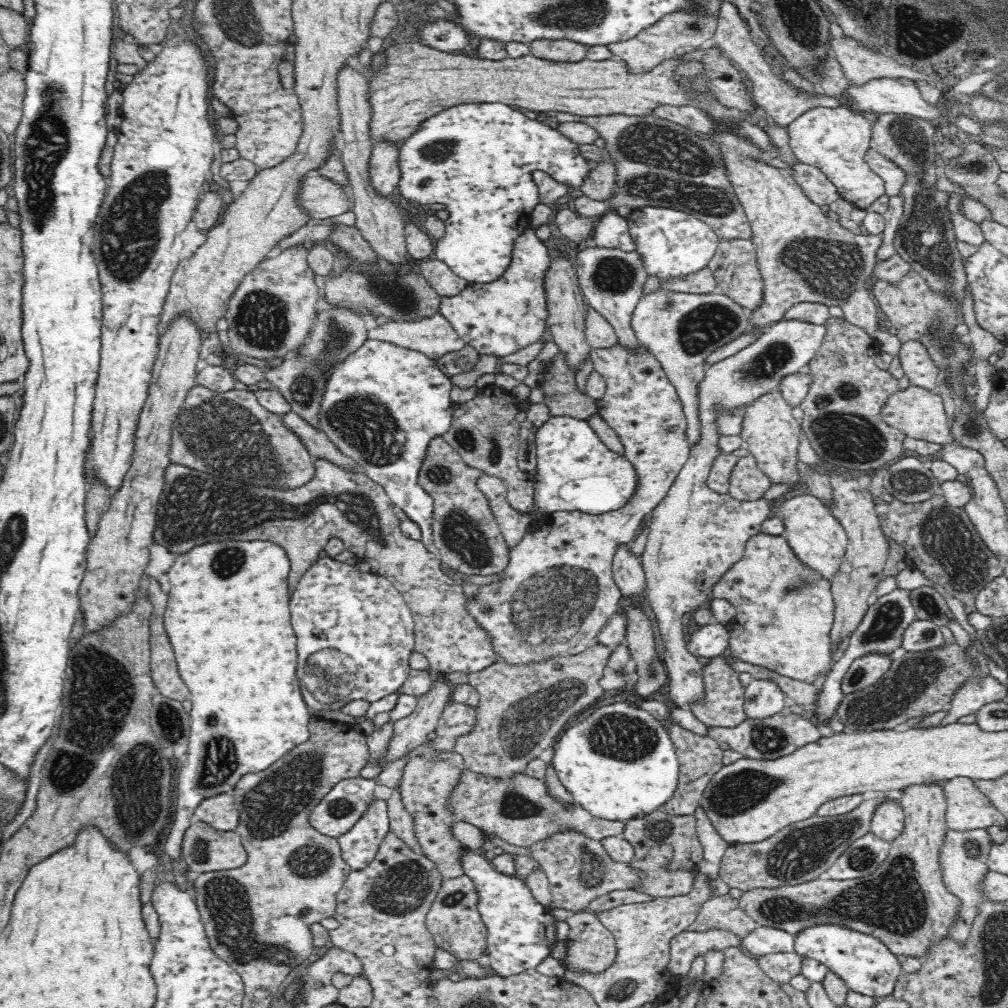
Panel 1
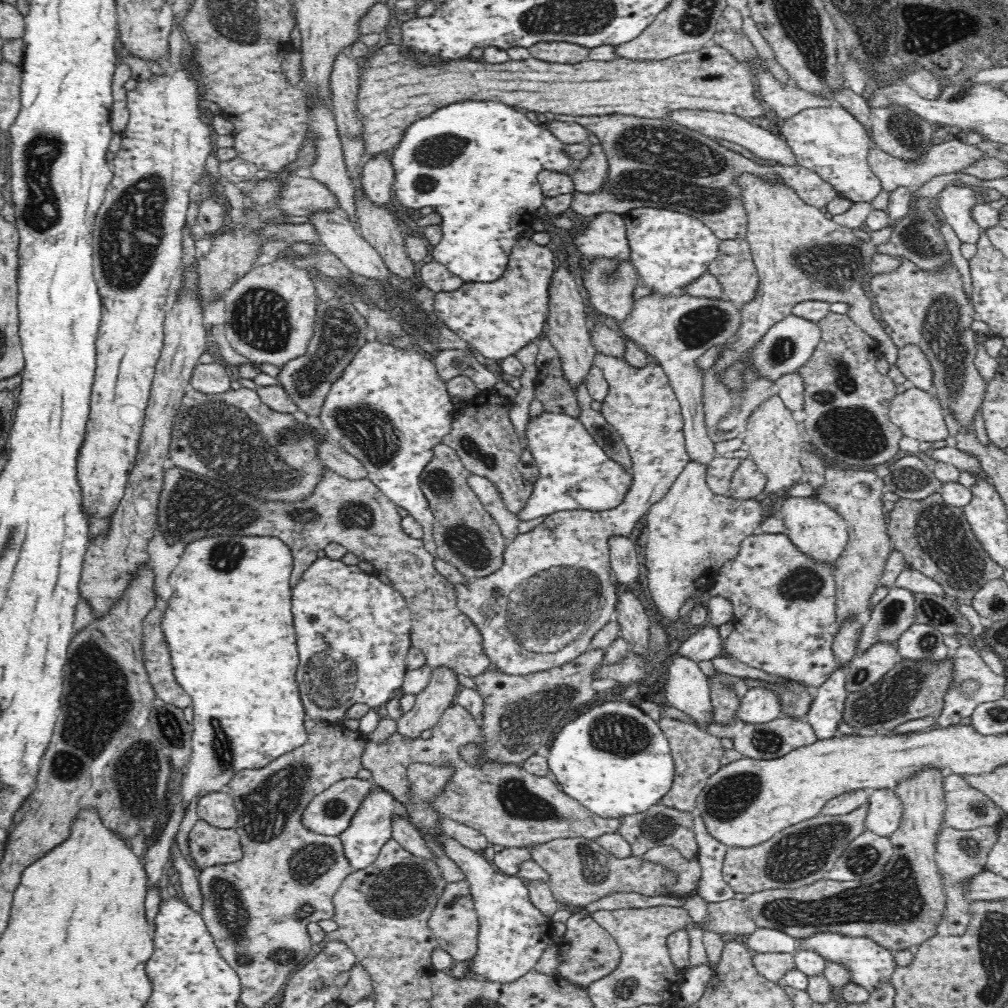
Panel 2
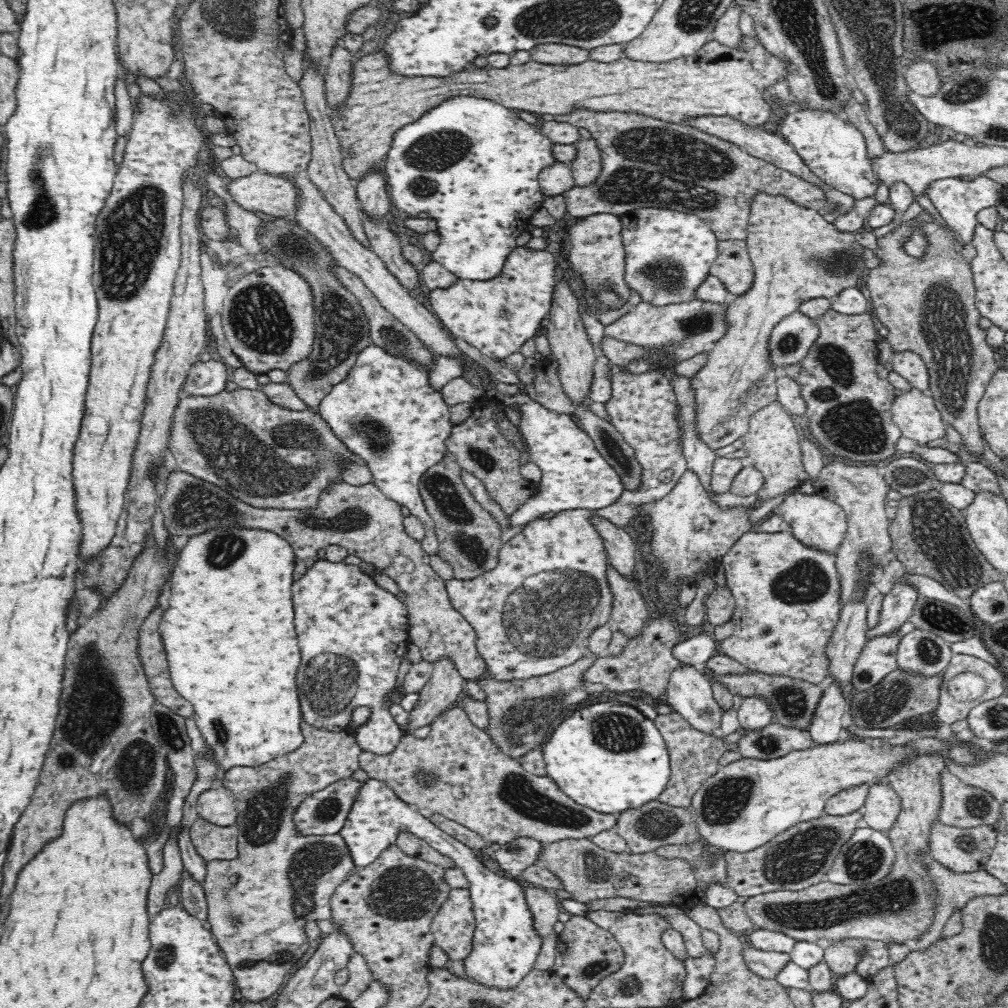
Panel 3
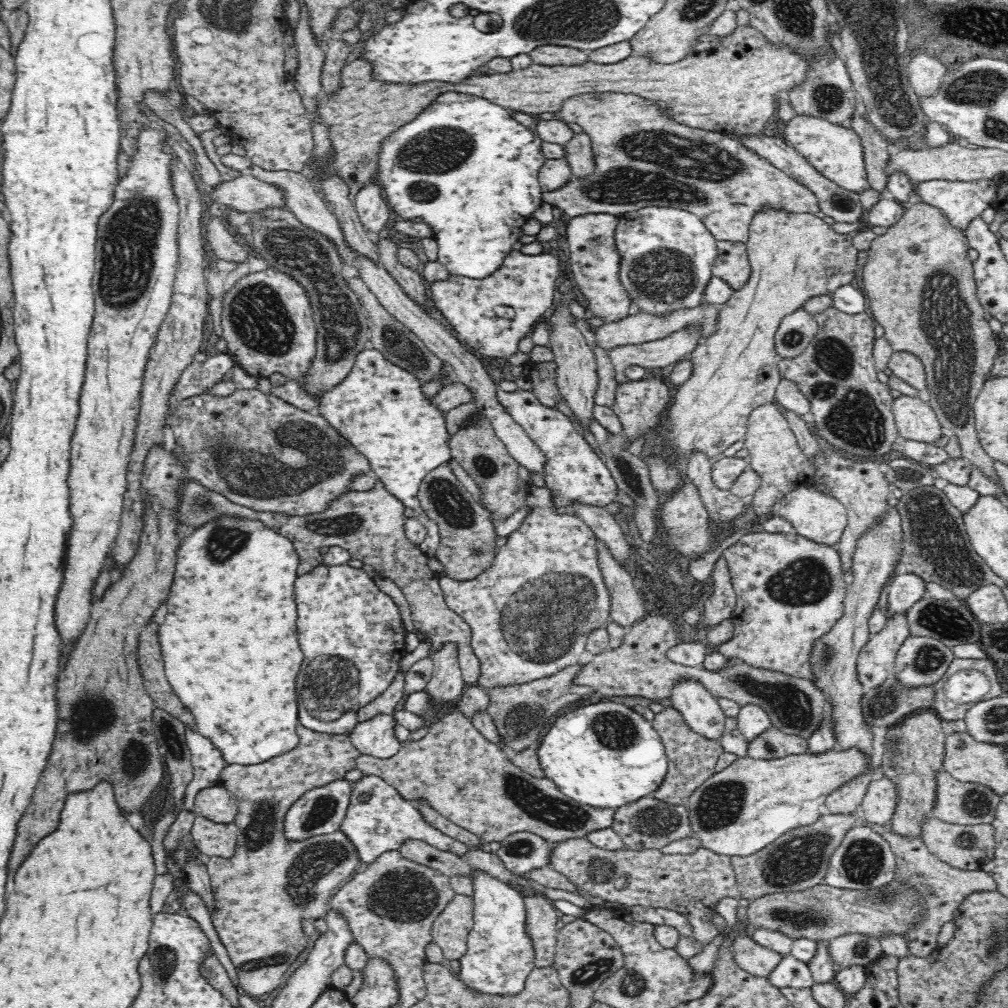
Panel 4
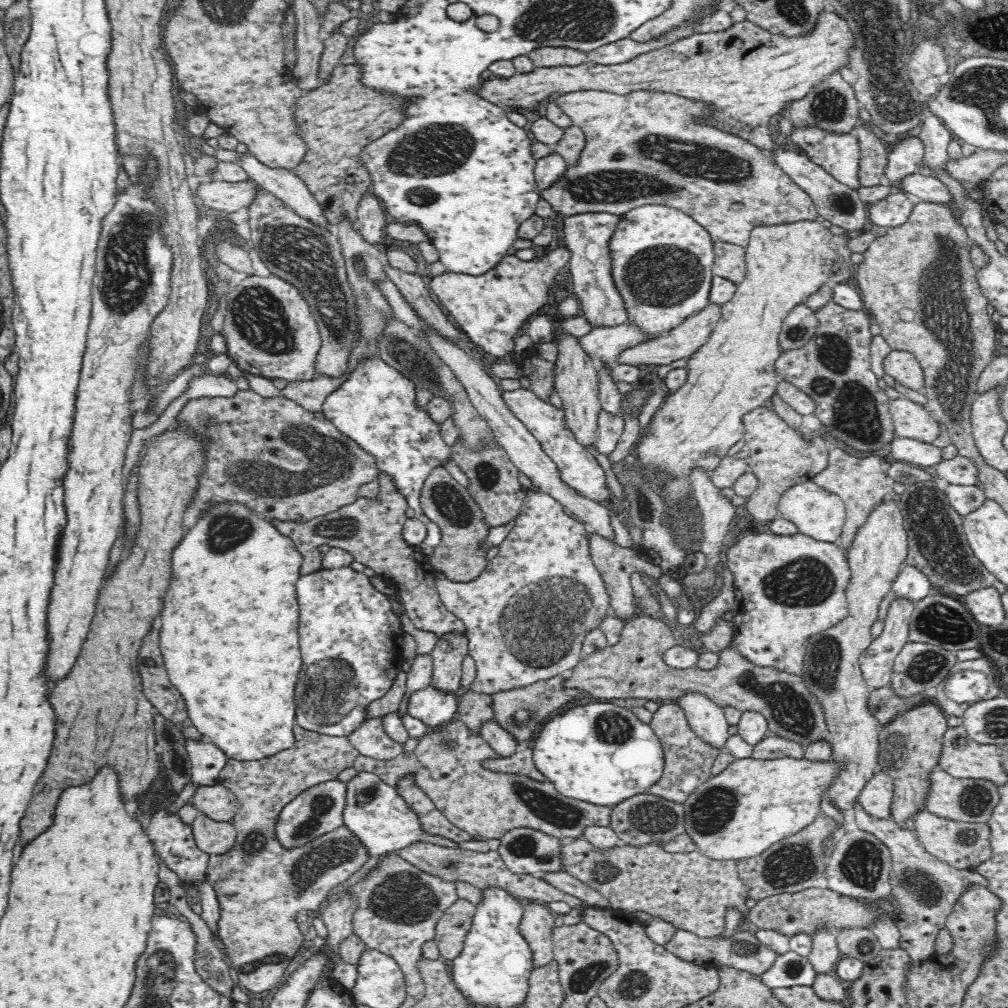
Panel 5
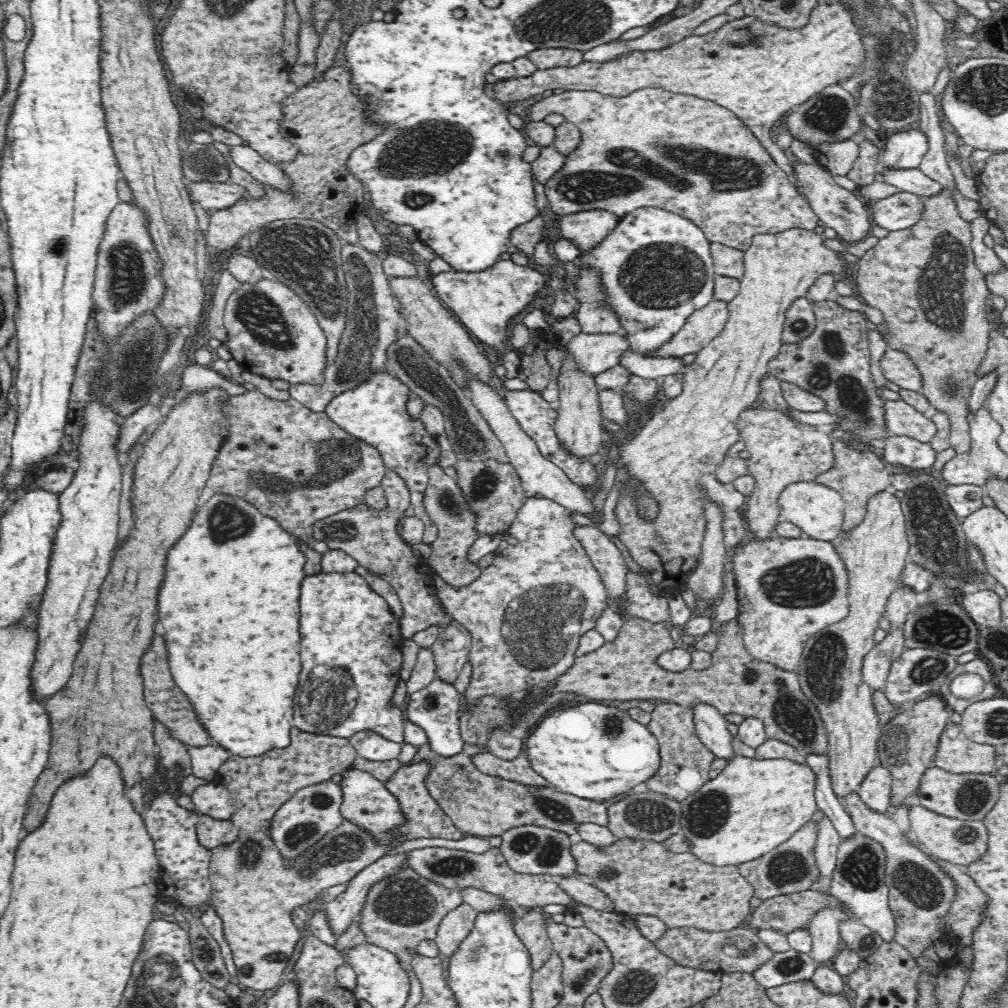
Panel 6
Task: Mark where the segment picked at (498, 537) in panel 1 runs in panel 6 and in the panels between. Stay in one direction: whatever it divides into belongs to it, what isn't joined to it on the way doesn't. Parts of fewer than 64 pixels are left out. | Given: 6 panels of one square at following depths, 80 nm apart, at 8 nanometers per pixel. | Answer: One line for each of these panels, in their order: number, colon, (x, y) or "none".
2: (467, 536)
3: (469, 540)
4: (467, 547)
5: (445, 501)
6: (444, 502)

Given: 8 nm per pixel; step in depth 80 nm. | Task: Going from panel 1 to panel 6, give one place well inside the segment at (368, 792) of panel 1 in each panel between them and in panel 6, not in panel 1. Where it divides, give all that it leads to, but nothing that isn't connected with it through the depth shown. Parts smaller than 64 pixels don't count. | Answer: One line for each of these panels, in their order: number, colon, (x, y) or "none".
2: (329, 813)
3: (322, 813)
4: (320, 811)
5: (318, 810)
6: (314, 811)

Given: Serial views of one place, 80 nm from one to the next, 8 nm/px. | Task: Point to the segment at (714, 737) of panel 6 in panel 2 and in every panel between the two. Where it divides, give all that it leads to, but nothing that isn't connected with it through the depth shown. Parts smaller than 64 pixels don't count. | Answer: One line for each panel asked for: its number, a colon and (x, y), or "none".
2: (687, 689)
3: (689, 693)
4: (700, 709)
5: (707, 720)

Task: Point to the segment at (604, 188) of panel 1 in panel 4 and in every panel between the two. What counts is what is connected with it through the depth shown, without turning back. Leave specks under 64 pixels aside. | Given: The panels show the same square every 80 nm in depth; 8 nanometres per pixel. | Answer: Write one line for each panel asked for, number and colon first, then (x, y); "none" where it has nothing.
2: (591, 172)
3: (586, 166)
4: (578, 155)

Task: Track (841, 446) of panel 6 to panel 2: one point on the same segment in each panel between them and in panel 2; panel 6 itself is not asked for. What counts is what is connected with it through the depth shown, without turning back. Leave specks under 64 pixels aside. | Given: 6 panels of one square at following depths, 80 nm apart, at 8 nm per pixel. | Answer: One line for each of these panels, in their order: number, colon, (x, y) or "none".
2: (856, 494)
3: (861, 491)
4: (862, 487)
5: (861, 482)

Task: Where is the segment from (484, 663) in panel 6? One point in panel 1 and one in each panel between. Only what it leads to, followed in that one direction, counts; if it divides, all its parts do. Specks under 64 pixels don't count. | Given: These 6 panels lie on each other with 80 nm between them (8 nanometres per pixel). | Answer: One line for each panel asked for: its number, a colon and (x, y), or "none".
1: (557, 592)
2: (540, 610)
3: (533, 613)
4: (530, 613)
5: (526, 616)

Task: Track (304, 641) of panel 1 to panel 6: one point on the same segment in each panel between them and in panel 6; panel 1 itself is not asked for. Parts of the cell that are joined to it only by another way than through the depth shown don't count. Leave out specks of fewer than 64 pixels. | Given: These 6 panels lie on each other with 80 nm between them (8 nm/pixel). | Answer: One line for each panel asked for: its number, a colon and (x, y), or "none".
2: (354, 632)
3: (353, 635)
4: (353, 638)
5: (351, 640)
6: (352, 654)

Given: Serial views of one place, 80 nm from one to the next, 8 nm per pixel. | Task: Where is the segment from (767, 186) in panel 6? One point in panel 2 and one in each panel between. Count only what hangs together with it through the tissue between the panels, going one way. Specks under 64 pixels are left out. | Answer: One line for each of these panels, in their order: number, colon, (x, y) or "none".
2: (653, 163)
3: (645, 164)
4: (642, 158)
5: (619, 169)

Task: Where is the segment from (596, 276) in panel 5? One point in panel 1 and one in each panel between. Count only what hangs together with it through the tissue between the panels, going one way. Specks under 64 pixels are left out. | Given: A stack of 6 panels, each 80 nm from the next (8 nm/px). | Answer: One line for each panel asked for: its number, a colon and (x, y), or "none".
1: (611, 231)
2: (604, 237)
3: (597, 254)
4: (594, 260)

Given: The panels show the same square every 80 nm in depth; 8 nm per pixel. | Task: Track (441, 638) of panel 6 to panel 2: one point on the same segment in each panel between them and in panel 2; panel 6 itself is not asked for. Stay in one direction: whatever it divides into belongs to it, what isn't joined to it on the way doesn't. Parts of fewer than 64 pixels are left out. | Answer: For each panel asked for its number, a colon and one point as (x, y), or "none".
2: (439, 695)
3: (444, 689)
4: (446, 685)
5: (448, 656)

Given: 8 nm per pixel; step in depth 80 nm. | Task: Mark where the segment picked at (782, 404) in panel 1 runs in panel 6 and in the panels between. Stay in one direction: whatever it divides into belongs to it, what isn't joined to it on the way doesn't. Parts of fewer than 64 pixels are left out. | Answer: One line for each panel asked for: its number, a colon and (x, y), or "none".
2: (773, 437)
3: (772, 443)
4: (774, 453)
5: (780, 457)
6: (782, 451)

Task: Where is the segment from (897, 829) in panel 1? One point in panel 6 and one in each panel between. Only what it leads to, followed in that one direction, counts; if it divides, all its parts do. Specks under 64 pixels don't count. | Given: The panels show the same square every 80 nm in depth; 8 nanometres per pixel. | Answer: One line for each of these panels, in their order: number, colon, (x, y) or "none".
2: (885, 809)
3: (881, 806)
4: (878, 804)
5: (876, 797)
6: (875, 790)

